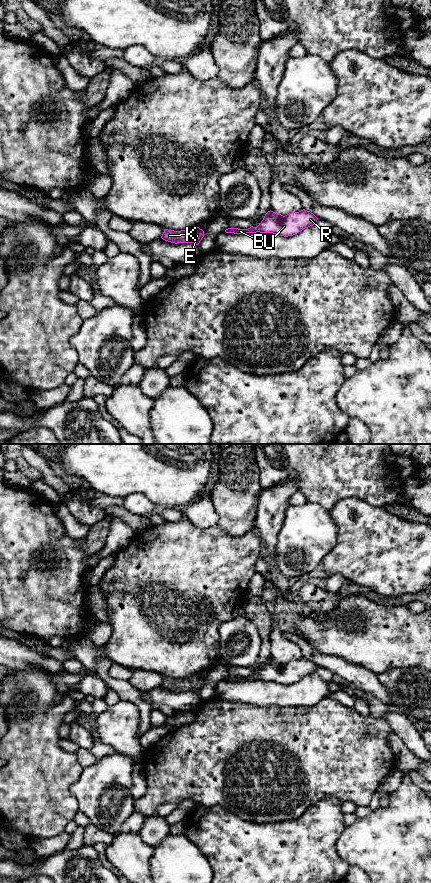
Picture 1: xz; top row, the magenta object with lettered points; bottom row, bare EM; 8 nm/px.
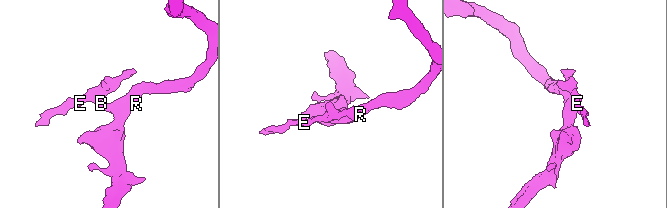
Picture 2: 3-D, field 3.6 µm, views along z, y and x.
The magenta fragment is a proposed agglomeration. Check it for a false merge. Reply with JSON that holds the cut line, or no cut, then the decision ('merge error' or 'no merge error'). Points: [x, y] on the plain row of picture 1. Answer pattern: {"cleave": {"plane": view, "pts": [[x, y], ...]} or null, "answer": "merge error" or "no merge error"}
{"cleave": {"plane": "xz", "pts": [[229, 676], [231, 680]]}, "answer": "merge error"}

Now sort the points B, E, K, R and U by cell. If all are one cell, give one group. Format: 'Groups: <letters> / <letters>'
Groups: B R U / E K

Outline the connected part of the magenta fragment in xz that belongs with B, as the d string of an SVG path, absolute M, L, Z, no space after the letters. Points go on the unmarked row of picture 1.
M305 657L299 660L291 660L285 664L273 659L268 659L257 675L248 677L230 676L231 681L273 681L279 684L293 684L303 677L316 673L318 666Z

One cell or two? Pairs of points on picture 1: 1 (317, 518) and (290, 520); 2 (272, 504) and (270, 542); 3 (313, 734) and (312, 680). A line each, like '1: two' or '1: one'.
1: one
2: one
3: two

